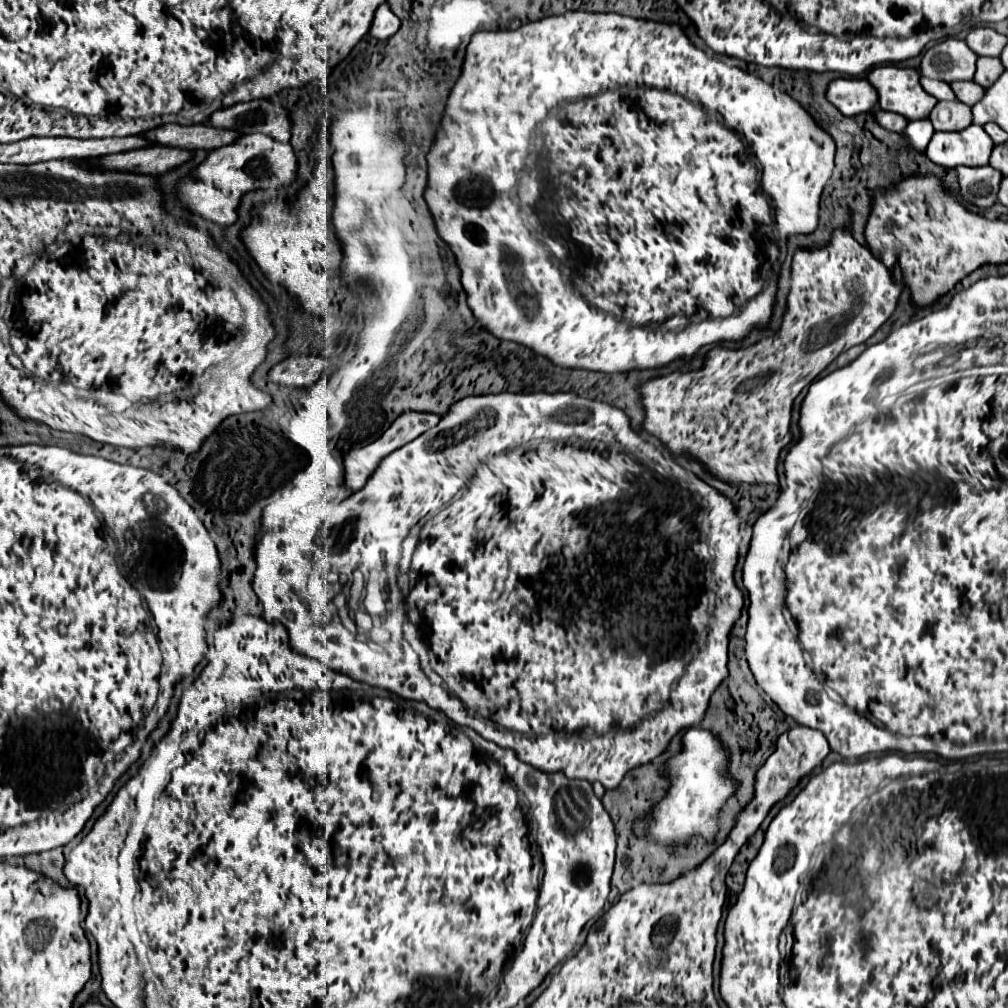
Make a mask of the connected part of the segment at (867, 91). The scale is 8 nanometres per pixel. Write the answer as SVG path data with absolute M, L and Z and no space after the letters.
M837 78L829 84L825 96L845 116L871 112L877 106L877 94L863 78Z

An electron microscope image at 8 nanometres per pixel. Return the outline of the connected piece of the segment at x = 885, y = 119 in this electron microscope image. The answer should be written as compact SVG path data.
M875 108L873 116L875 116L877 124L881 124L883 128L889 128L891 132L901 132L901 128L905 128L905 124L907 124L907 120L903 116L897 116L895 112L885 112L881 108Z

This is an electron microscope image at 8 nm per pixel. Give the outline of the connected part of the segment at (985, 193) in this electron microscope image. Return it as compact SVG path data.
M957 166L957 180L959 180L959 194L965 202L977 208L989 208L997 200L997 188L1001 182L1001 174L991 166Z

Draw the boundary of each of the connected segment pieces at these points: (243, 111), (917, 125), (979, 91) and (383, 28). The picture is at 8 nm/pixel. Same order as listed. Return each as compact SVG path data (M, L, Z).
M251 100L233 104L229 108L219 108L205 120L205 124L223 130L235 130L239 134L259 132L279 142L289 142L291 138L289 114L281 106L267 100Z
M911 120L907 124L907 128L903 130L903 148L913 150L913 152L925 152L931 136L933 136L933 126L929 124L929 120Z
M951 82L951 88L953 88L957 100L961 100L961 102L967 104L967 106L973 106L977 100L981 100L981 96L983 96L983 92L985 92L985 90L983 90L979 84L975 84L975 82Z
M383 2L377 10L375 10L375 18L371 24L369 34L379 38L379 40L387 40L389 36L393 36L399 30L399 18L391 12L389 4Z

